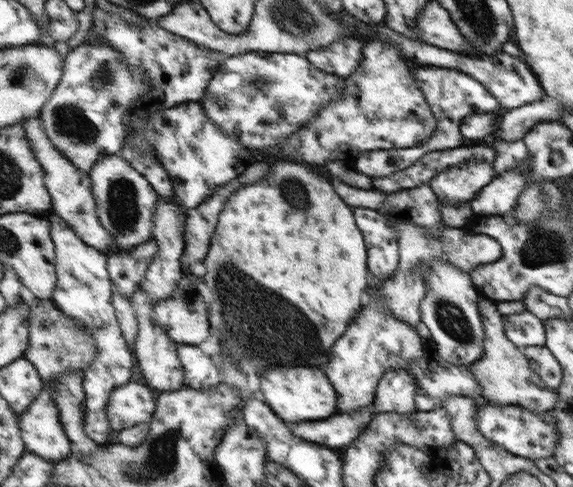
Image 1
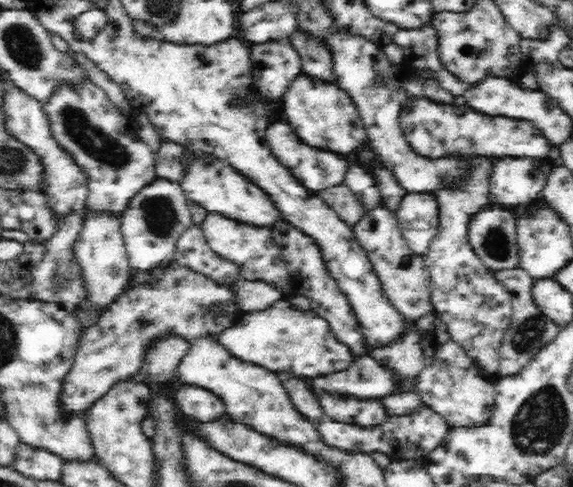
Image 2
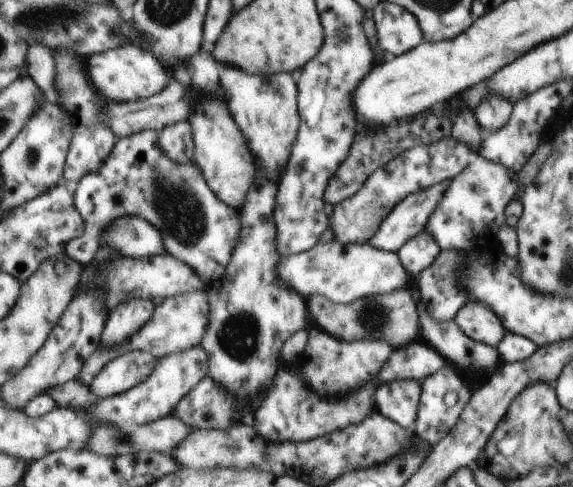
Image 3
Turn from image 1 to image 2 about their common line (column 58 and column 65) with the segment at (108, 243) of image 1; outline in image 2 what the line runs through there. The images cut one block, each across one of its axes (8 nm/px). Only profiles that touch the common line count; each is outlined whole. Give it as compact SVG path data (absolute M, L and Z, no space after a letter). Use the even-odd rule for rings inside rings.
M11 85L6 92L4 111L6 111L9 133L18 137L22 143L30 145L30 148L40 155L42 163L46 165L46 186L42 190L48 198L48 207L56 210L60 216L71 210L82 209L88 192L88 177L82 171L82 167L74 161L72 153L66 151L66 148L54 139L53 126L51 126L50 117L44 111L44 104Z

